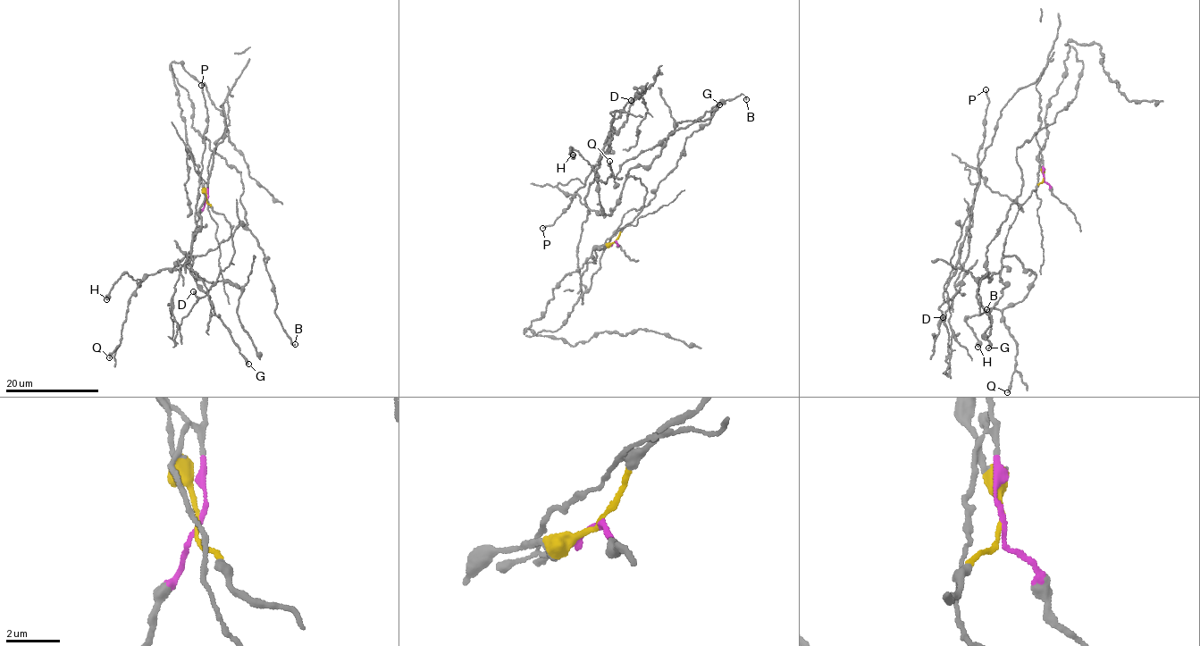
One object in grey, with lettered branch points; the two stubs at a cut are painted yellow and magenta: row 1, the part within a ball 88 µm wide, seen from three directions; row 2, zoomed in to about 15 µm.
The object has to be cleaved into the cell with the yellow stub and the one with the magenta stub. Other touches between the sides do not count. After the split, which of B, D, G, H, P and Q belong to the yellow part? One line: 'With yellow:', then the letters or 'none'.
With yellow: B, G, H, Q

